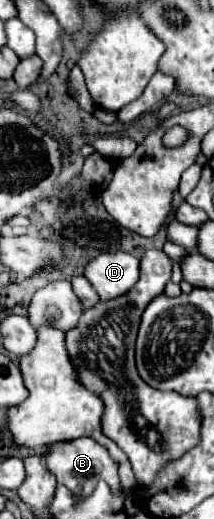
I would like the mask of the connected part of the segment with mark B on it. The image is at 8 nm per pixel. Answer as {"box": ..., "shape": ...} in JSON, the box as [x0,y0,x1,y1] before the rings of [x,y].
{"box":[45,438,121,496],"shape":[[[79,438],[79,440],[71,440],[71,442],[57,442],[47,446],[47,454],[45,456],[45,464],[47,468],[55,474],[57,482],[67,486],[71,492],[79,494],[79,496],[89,496],[99,480],[105,480],[111,490],[119,492],[121,490],[121,482],[119,482],[119,464],[107,454],[105,446],[99,446],[99,442],[95,442],[93,438]]]}

